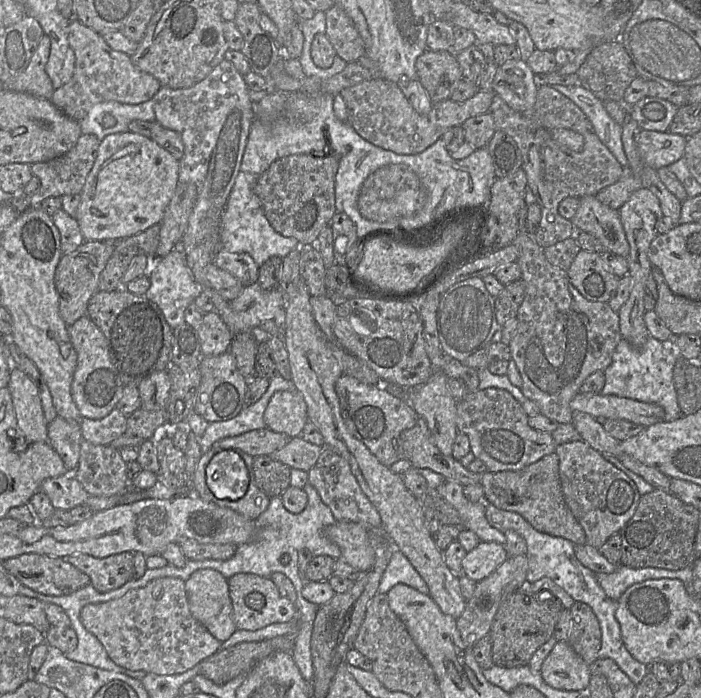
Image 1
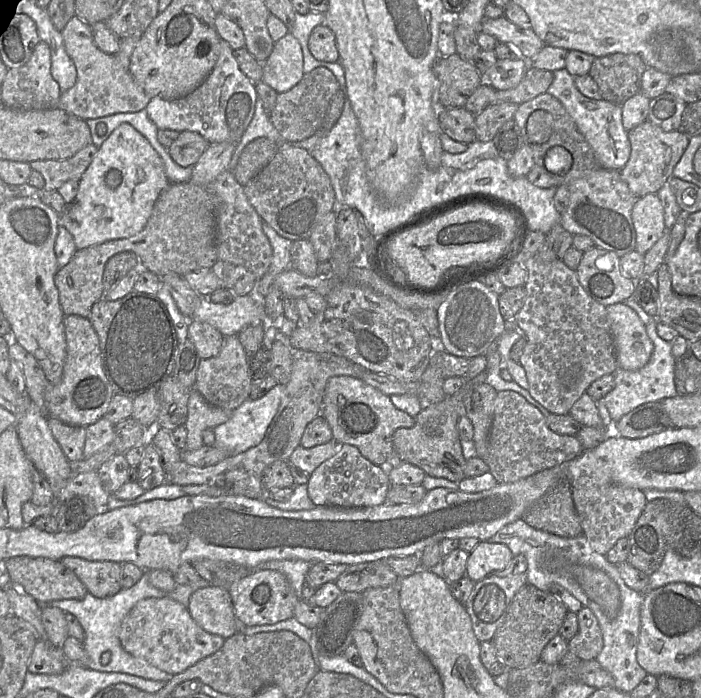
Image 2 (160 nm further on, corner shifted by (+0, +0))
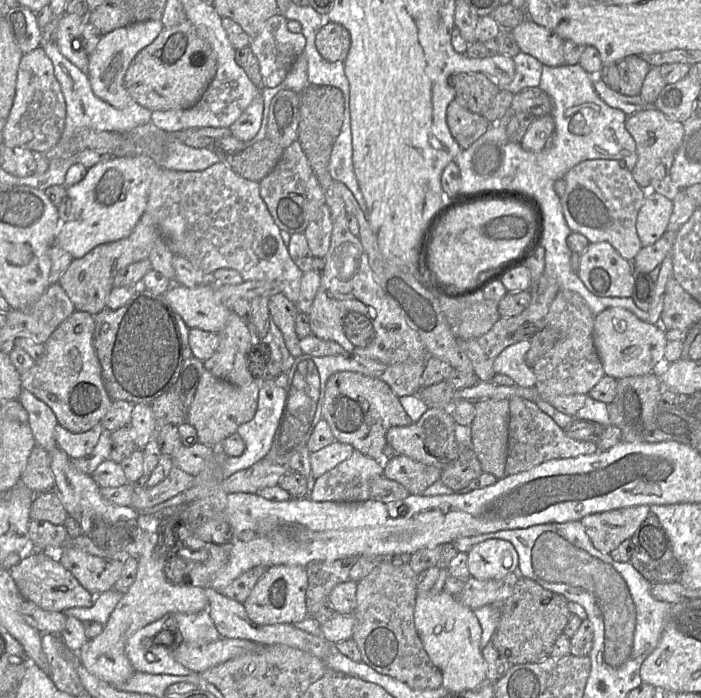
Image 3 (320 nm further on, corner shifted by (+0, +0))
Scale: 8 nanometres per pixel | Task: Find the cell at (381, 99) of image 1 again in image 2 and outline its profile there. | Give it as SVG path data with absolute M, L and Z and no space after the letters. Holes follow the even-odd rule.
M532 68L528 70L522 81L509 90L497 90L490 105L499 103L521 104L536 96L546 93L553 81L553 72Z

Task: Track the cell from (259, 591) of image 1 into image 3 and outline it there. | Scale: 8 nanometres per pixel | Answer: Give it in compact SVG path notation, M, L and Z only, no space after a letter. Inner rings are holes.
M276 565L269 567L243 603L249 619L258 625L294 624L308 616L306 567Z

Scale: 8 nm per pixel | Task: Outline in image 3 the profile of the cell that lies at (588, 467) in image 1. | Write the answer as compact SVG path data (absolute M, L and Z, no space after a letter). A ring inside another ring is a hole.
M638 505L589 514L580 521L594 547L609 554L633 536L650 512L649 505Z

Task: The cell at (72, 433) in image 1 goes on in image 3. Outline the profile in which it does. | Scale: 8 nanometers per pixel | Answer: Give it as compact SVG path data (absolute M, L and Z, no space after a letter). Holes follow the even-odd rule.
M58 424L55 428L56 442L71 460L82 458L92 452L103 429L98 425L84 433L73 433Z

